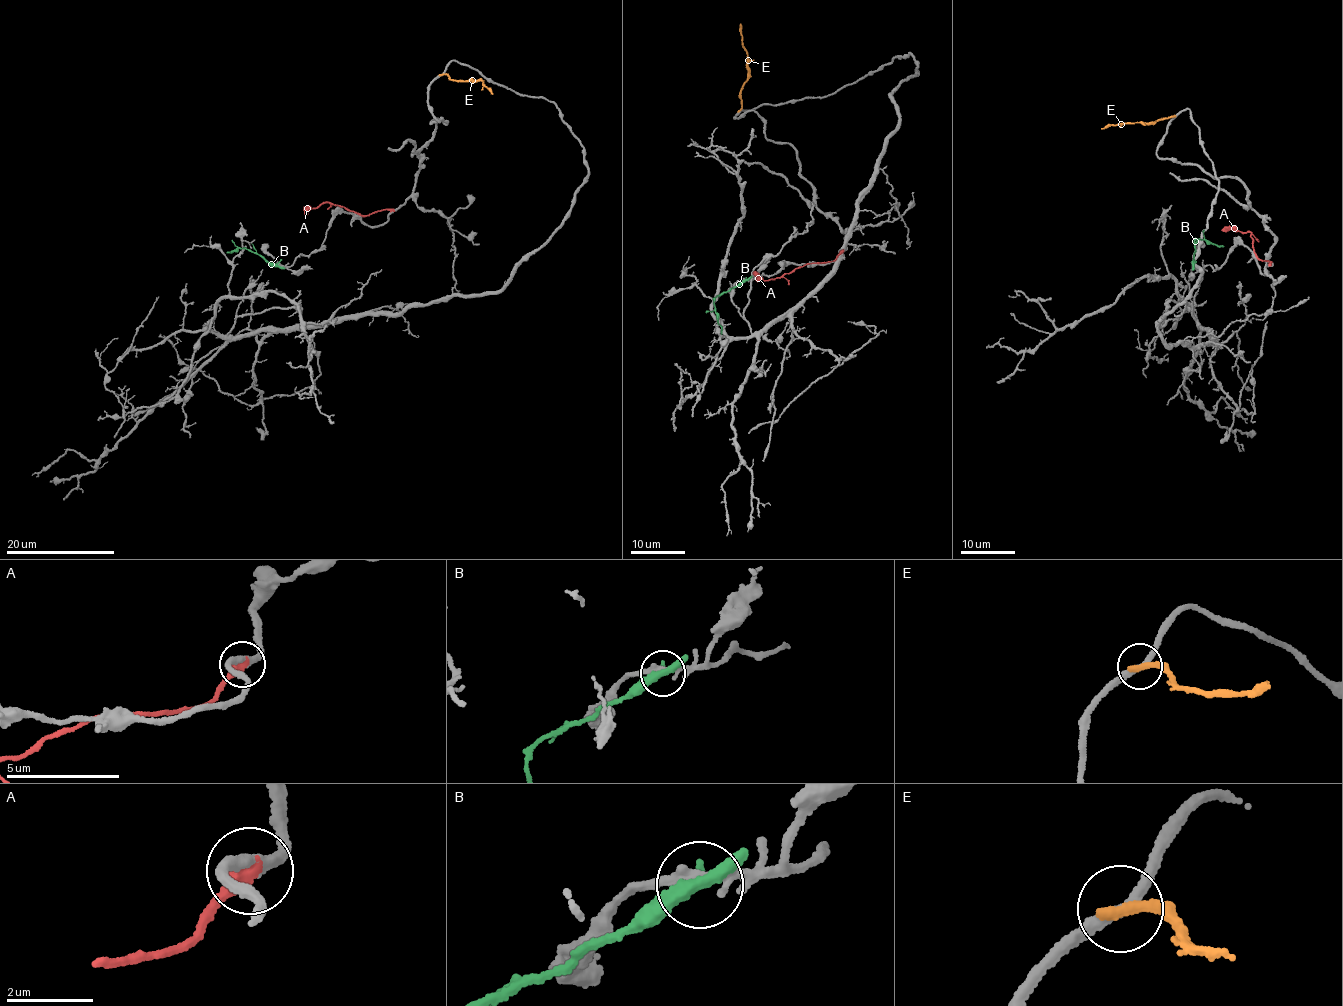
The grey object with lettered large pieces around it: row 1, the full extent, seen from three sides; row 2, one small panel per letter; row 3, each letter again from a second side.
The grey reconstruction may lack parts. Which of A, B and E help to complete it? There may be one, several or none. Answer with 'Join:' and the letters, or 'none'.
Join: A

